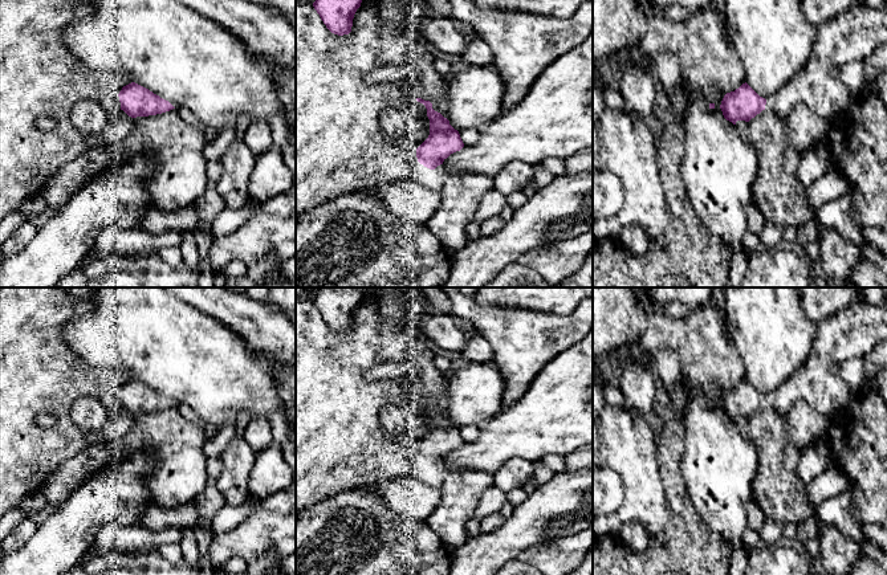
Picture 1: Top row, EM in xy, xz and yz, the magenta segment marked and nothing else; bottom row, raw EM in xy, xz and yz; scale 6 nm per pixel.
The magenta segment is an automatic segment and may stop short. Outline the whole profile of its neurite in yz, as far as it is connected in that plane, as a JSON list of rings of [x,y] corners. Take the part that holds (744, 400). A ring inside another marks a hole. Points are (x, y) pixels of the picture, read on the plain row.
[[[858,302],[818,322],[814,348],[806,362],[777,390],[765,396],[745,379],[724,392],[723,412],[733,421],[749,419],[762,407],[786,415],[794,401],[805,399],[822,417],[835,420],[845,413],[855,392],[830,371],[830,366],[863,358],[880,342],[887,342],[887,305]]]

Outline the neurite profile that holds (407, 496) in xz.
[[[414,474],[382,480],[369,486],[382,497],[388,509],[402,517],[410,517],[412,519],[428,519],[442,502],[440,489],[424,484]]]

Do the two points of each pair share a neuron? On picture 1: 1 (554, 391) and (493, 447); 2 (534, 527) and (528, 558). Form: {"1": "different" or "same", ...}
{"1": "same", "2": "different"}

